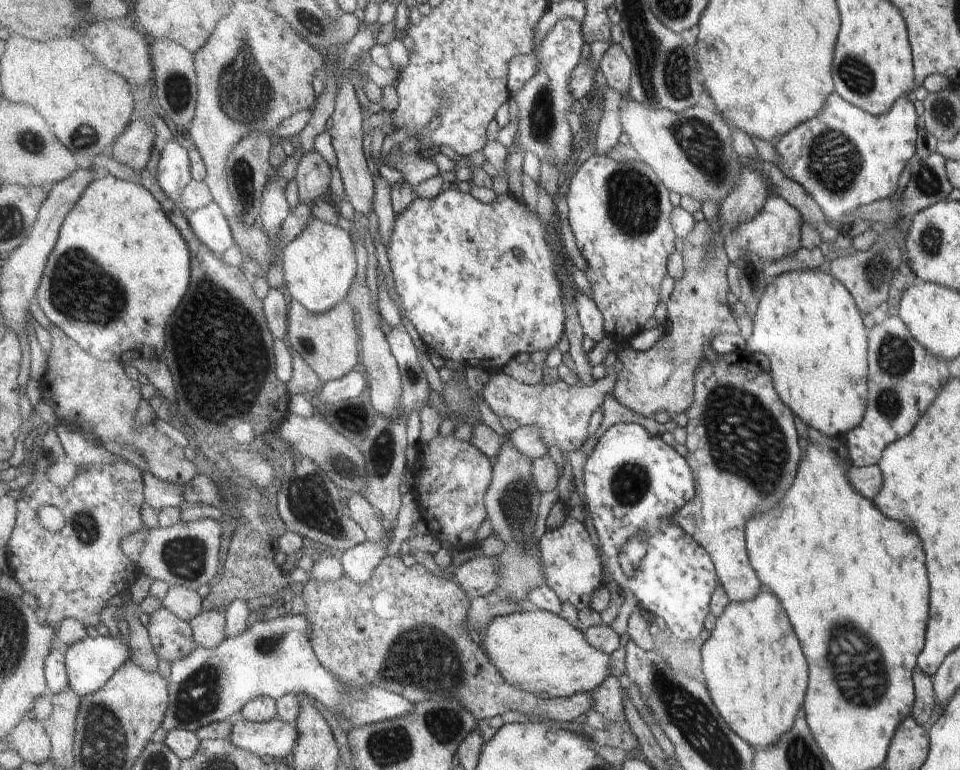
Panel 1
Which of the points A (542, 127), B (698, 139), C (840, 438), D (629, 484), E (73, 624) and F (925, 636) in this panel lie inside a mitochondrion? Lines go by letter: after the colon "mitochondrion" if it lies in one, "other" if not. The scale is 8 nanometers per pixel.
A: mitochondrion
B: mitochondrion
C: other
D: mitochondrion
E: other
F: other

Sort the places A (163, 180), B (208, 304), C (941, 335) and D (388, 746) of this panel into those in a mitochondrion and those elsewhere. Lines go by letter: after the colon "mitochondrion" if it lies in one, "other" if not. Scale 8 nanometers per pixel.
A: other
B: mitochondrion
C: other
D: mitochondrion

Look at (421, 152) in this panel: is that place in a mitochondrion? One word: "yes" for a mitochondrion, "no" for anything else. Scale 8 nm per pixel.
no

